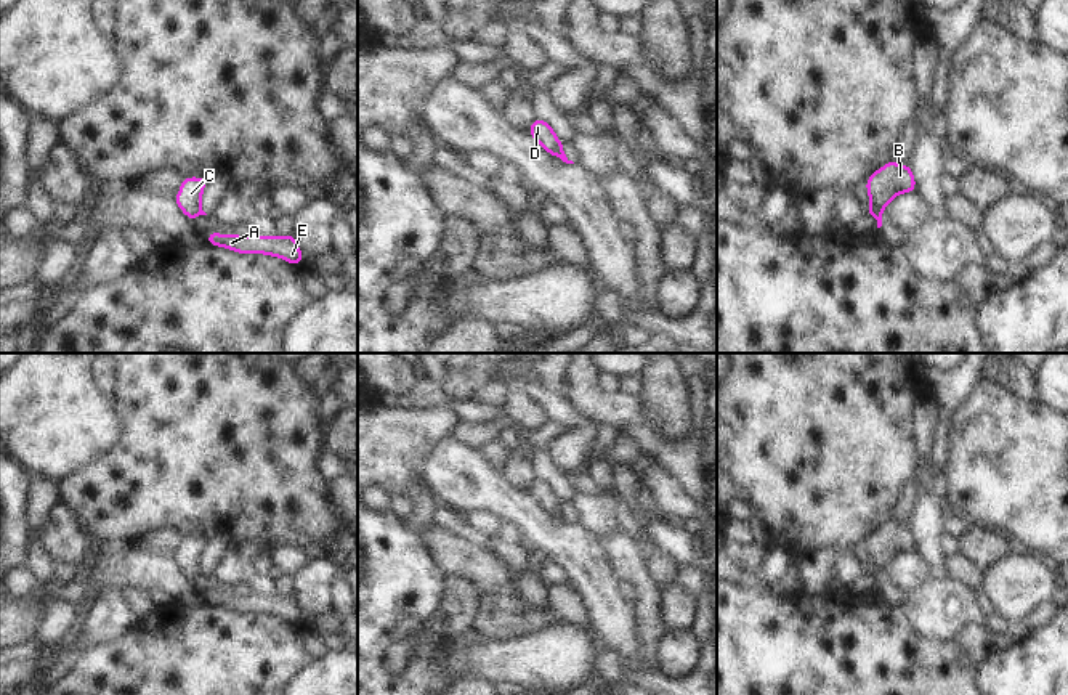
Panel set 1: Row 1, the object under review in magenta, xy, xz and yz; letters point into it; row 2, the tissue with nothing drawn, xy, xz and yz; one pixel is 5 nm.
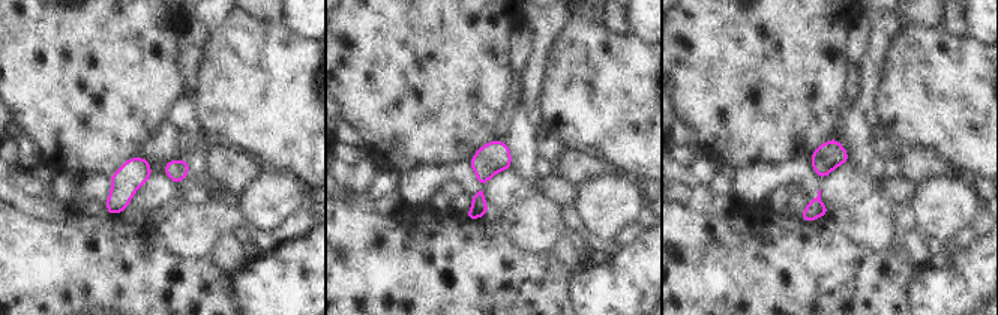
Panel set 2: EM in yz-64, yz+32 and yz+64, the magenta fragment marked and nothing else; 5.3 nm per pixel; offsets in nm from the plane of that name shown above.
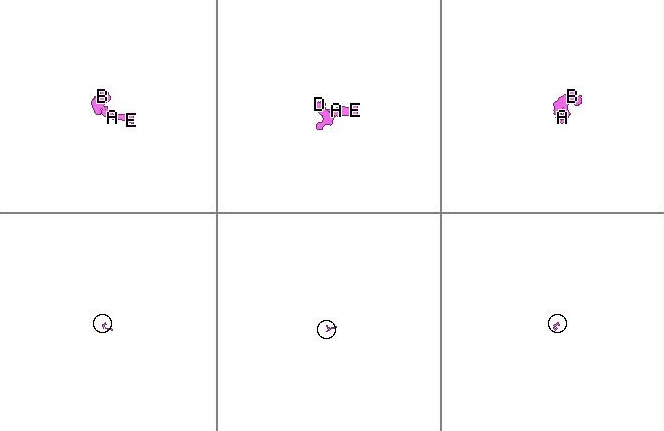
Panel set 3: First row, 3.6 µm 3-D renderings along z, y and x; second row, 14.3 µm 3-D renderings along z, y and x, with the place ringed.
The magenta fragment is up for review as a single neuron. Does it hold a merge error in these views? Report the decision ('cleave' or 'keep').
cleave

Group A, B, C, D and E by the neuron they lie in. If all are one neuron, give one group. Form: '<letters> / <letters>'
A E / B C D

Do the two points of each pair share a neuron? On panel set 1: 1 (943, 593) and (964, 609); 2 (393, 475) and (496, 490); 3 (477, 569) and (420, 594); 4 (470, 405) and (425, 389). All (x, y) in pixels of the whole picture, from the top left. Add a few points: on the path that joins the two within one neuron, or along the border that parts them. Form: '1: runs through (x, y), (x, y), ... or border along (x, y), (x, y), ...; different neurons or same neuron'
1: runs through (948, 597), (959, 607); same neuron
2: border along (440, 445), (425, 471), (425, 480), (432, 493); different neurons
3: border along (427, 543), (433, 559), (448, 573); different neurons
4: runs through (459, 405), (436, 397); same neuron

